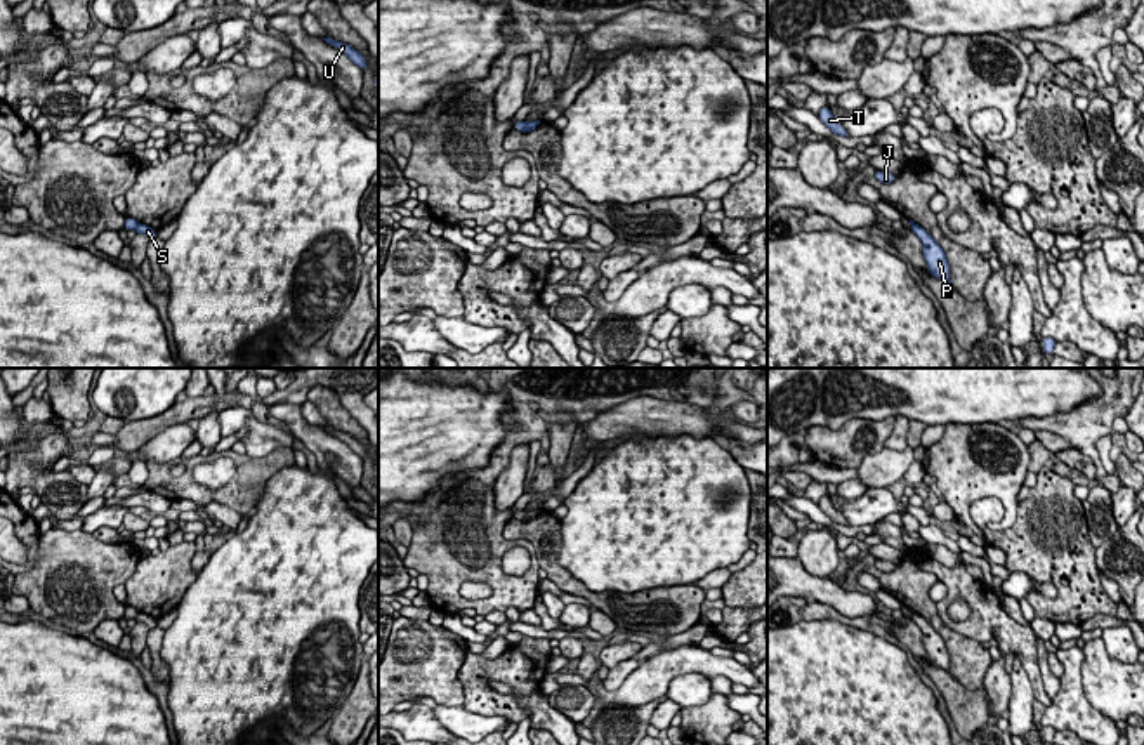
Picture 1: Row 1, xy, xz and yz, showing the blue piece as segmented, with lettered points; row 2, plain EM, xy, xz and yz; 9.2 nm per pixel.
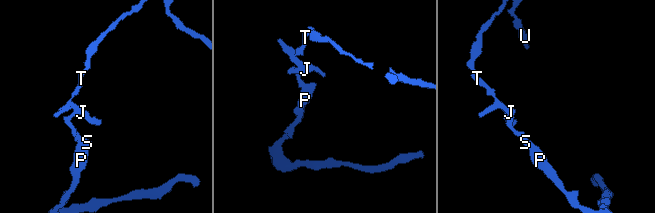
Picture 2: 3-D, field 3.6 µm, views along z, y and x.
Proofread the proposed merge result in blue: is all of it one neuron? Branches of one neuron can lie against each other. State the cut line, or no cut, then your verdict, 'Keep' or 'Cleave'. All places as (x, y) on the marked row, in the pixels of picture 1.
Split along xz (526, 122), (521, 129). Cleave

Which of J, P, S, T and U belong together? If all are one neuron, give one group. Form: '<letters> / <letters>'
J T U / P S

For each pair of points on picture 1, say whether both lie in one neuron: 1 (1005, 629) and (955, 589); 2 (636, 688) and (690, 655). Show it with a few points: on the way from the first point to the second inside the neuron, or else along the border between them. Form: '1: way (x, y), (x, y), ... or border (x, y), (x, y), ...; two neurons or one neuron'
1: way (993, 617), (967, 591); one neuron
2: way (650, 679), (664, 665), (676, 662); one neuron

